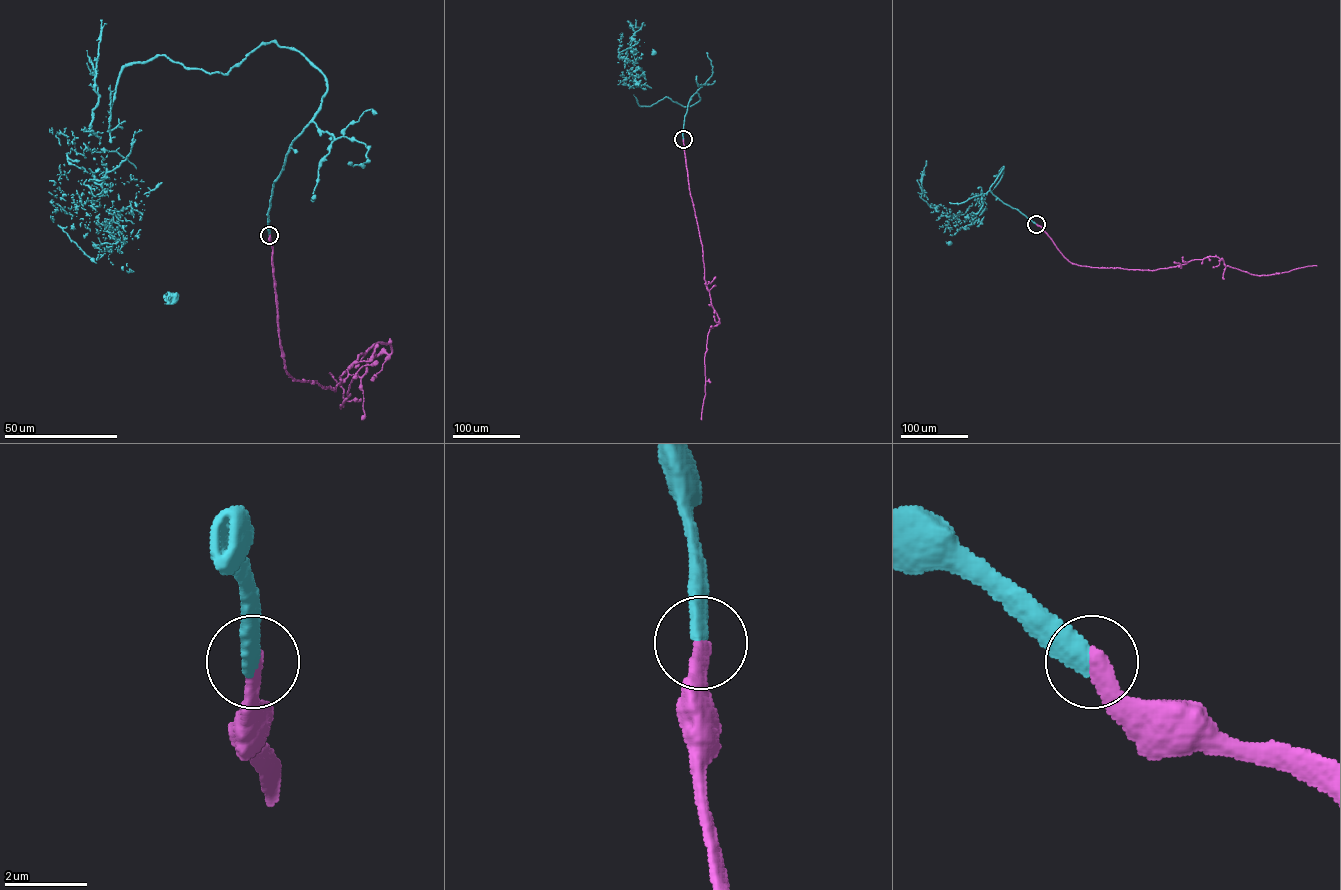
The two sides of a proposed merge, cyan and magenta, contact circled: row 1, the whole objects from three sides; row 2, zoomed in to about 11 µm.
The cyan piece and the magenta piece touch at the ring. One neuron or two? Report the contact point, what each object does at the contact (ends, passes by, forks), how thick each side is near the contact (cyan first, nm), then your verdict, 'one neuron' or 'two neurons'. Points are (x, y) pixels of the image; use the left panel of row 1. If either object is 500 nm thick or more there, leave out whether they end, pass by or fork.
(269, 235) | cyan ends | magenta ends | 480/420 nm | one neuron

